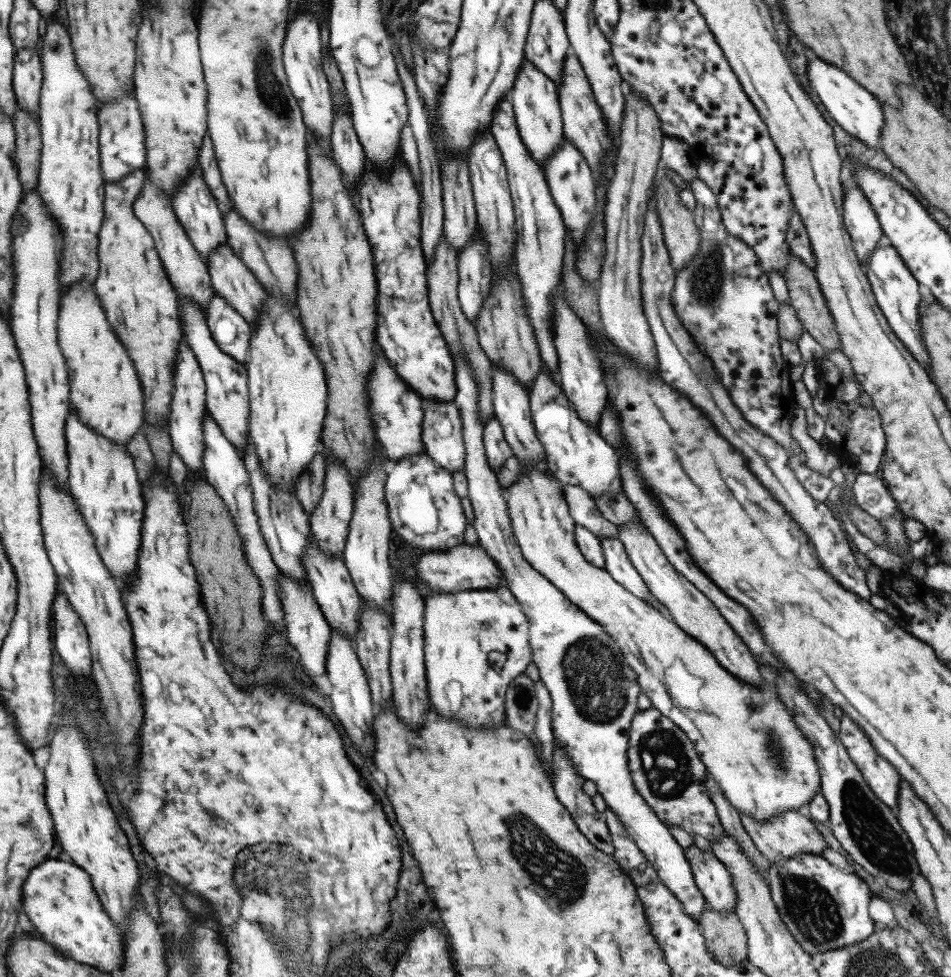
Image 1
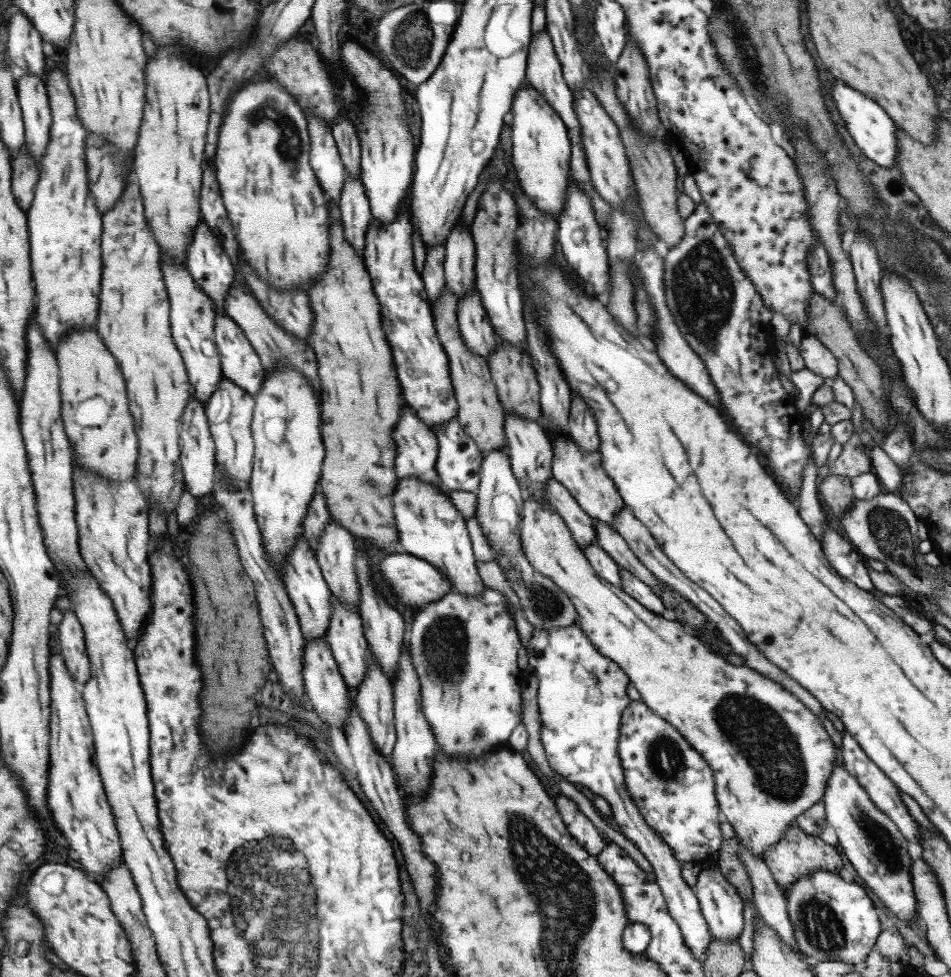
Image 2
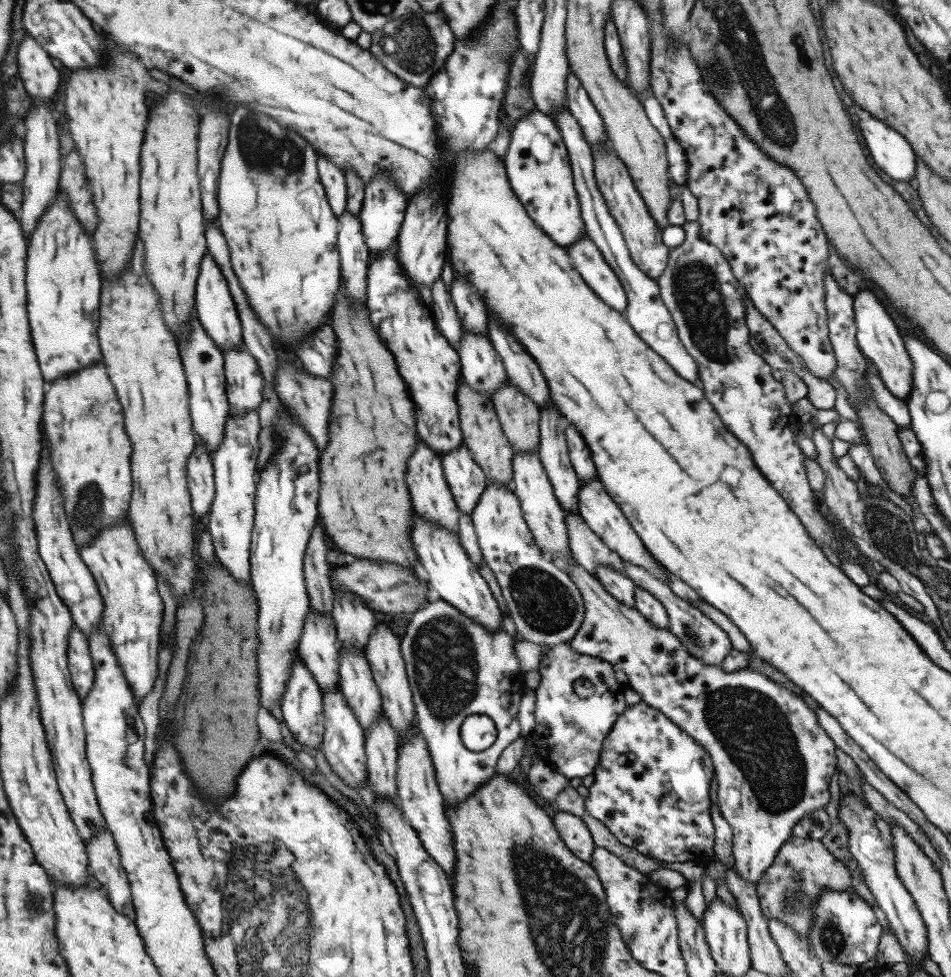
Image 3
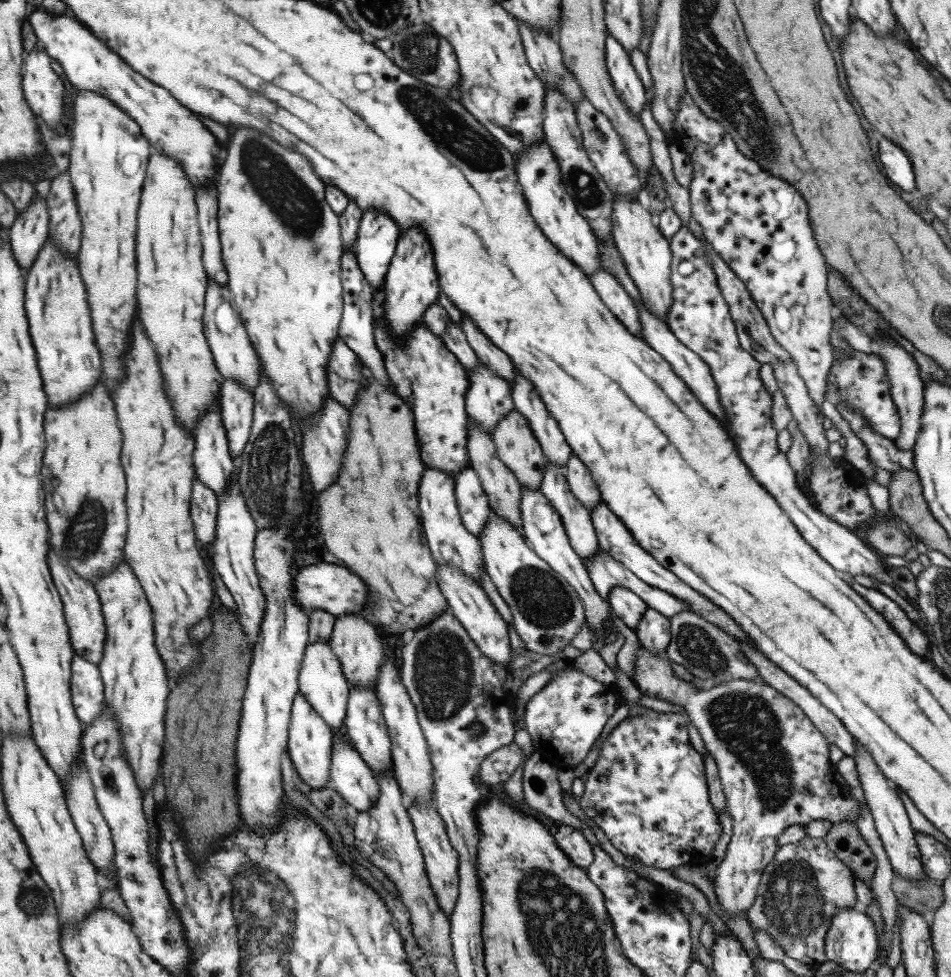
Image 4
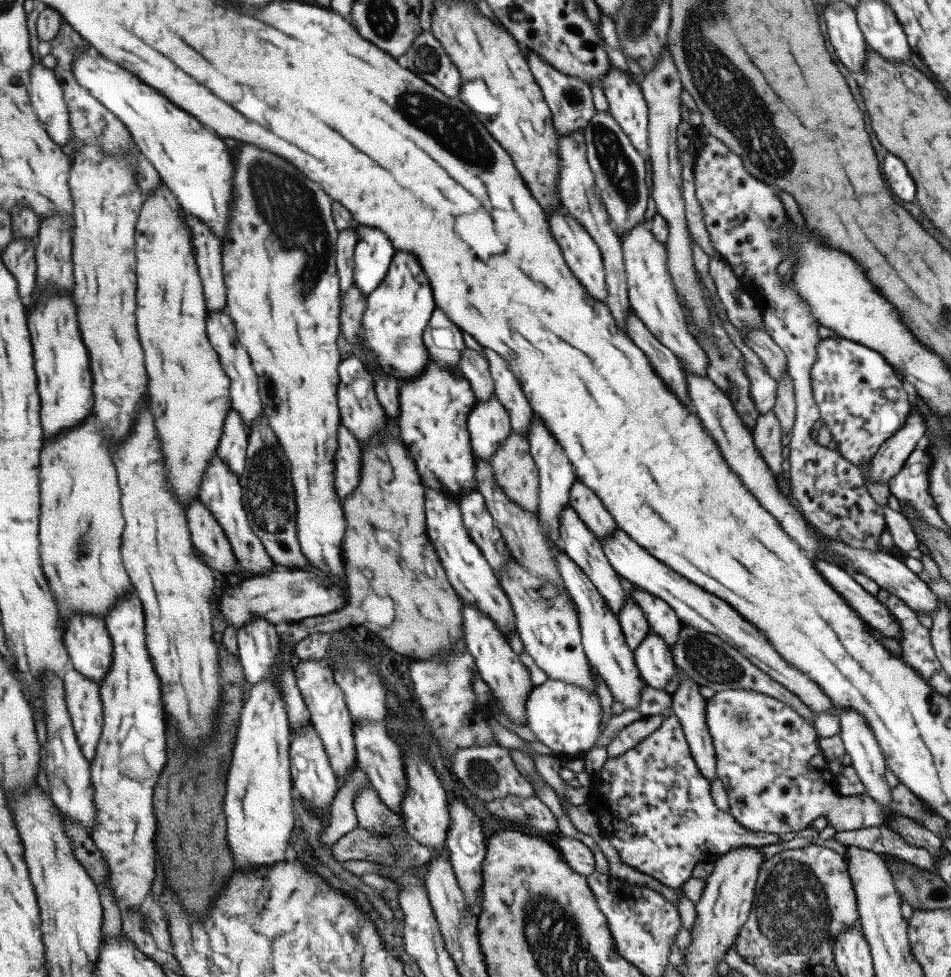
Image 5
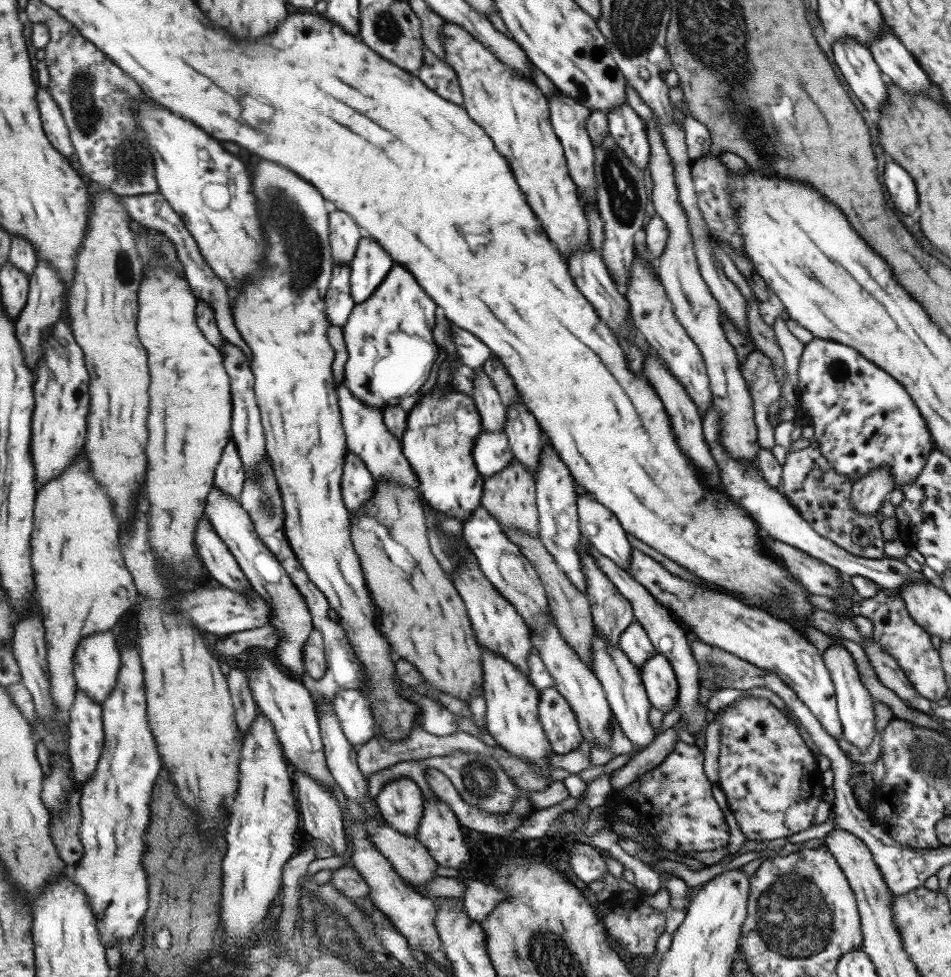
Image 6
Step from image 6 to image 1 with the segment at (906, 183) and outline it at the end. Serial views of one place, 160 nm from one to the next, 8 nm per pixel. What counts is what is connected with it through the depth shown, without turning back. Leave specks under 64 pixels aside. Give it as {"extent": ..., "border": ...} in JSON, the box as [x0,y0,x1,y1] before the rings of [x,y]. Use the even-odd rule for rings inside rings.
{"extent":[807,59,884,148],"border":[[[807,59],[807,80],[809,86],[817,94],[819,102],[823,104],[825,110],[831,115],[833,120],[847,134],[860,140],[869,148],[879,148],[880,132],[884,125],[884,116],[881,114],[880,104],[871,98],[869,92],[865,92],[862,86],[853,82],[849,76],[845,76],[841,70],[825,64],[821,60]]]}

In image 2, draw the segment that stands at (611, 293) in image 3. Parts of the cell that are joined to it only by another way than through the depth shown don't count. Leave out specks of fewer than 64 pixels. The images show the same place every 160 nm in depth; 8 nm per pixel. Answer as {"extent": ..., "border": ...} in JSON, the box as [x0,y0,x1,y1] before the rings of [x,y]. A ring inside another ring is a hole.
{"extent":[557,174,610,296],"border":[[[570,174],[567,179],[567,197],[564,208],[560,212],[557,218],[557,242],[561,246],[561,254],[563,254],[564,259],[567,264],[576,272],[579,278],[583,279],[587,284],[592,286],[593,292],[595,294],[603,294],[607,296],[610,291],[610,268],[608,263],[608,256],[606,255],[605,244],[603,244],[603,234],[600,228],[596,225],[594,214],[590,205],[590,199],[585,195],[585,191],[581,191],[575,181],[570,178]]]}

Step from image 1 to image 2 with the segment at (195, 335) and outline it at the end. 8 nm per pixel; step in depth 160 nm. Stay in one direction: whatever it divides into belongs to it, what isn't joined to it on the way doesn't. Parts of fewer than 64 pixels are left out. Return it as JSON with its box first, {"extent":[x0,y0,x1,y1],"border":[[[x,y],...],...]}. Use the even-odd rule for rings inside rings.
{"extent":[206,376,256,488],"border":[[[226,376],[222,378],[218,391],[206,406],[208,421],[216,444],[217,464],[230,479],[228,482],[236,488],[250,488],[256,459],[256,440],[252,424],[256,412],[256,397],[237,386]]]}

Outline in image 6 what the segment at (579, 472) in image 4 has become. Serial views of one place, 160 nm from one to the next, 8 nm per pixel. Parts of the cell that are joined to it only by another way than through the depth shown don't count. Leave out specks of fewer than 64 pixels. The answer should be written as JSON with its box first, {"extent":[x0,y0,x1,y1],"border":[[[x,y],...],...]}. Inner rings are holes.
{"extent":[576,493,630,572],"border":[[[587,493],[576,495],[576,511],[580,537],[627,572],[630,545],[613,513]]]}

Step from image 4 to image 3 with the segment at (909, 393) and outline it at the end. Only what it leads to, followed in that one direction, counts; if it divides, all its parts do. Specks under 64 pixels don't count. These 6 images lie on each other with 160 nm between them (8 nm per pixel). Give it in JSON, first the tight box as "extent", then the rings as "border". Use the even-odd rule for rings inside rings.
{"extent":[852,288,912,402],"border":[[[863,288],[853,296],[852,307],[858,349],[877,367],[880,381],[885,388],[895,398],[906,402],[912,389],[912,364],[900,332],[893,324],[885,306],[878,302],[877,296],[869,288]]]}

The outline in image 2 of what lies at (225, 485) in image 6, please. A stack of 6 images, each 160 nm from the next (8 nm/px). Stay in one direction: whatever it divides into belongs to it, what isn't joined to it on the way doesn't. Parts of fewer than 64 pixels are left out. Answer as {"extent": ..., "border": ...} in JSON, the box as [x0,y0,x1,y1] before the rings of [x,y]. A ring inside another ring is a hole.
{"extent":[216,313,266,397],"border":[[[226,313],[217,315],[216,343],[222,356],[224,376],[257,397],[266,381],[266,370],[247,335]]]}

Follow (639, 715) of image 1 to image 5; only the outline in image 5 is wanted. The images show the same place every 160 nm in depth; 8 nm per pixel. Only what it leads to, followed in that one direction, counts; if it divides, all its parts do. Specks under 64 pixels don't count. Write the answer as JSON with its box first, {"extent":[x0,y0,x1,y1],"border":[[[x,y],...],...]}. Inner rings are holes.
{"extent":[585,714,779,890],"border":[[[672,714],[665,717],[661,721],[657,730],[651,732],[649,736],[646,736],[633,748],[630,748],[613,758],[608,758],[607,756],[606,761],[598,772],[593,776],[586,778],[585,782],[589,787],[588,797],[586,798],[586,802],[589,803],[589,810],[591,810],[591,812],[597,817],[601,835],[605,837],[609,841],[609,844],[611,844],[611,846],[613,846],[618,852],[621,862],[624,862],[627,866],[630,866],[639,872],[645,873],[647,876],[652,876],[659,880],[663,886],[667,886],[667,888],[678,890],[680,885],[688,879],[691,869],[696,864],[714,864],[714,861],[717,861],[721,855],[732,848],[746,845],[763,846],[777,844],[779,840],[779,834],[747,830],[746,828],[743,828],[728,812],[717,810],[717,808],[715,808],[715,804],[713,804],[713,800],[709,795],[710,782],[699,772],[699,769],[691,756],[684,734],[682,733],[681,725],[677,718]]]}

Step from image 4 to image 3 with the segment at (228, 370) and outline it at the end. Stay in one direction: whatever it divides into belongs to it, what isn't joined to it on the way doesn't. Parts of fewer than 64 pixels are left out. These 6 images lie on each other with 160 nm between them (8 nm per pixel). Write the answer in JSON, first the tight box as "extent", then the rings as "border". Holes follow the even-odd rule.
{"extent":[196,253,244,353],"border":[[[211,253],[205,255],[204,262],[202,262],[200,280],[198,280],[196,285],[196,312],[208,335],[212,337],[216,345],[224,353],[232,350],[232,348],[244,346],[244,328],[240,310],[223,269],[217,264],[216,257]]]}

